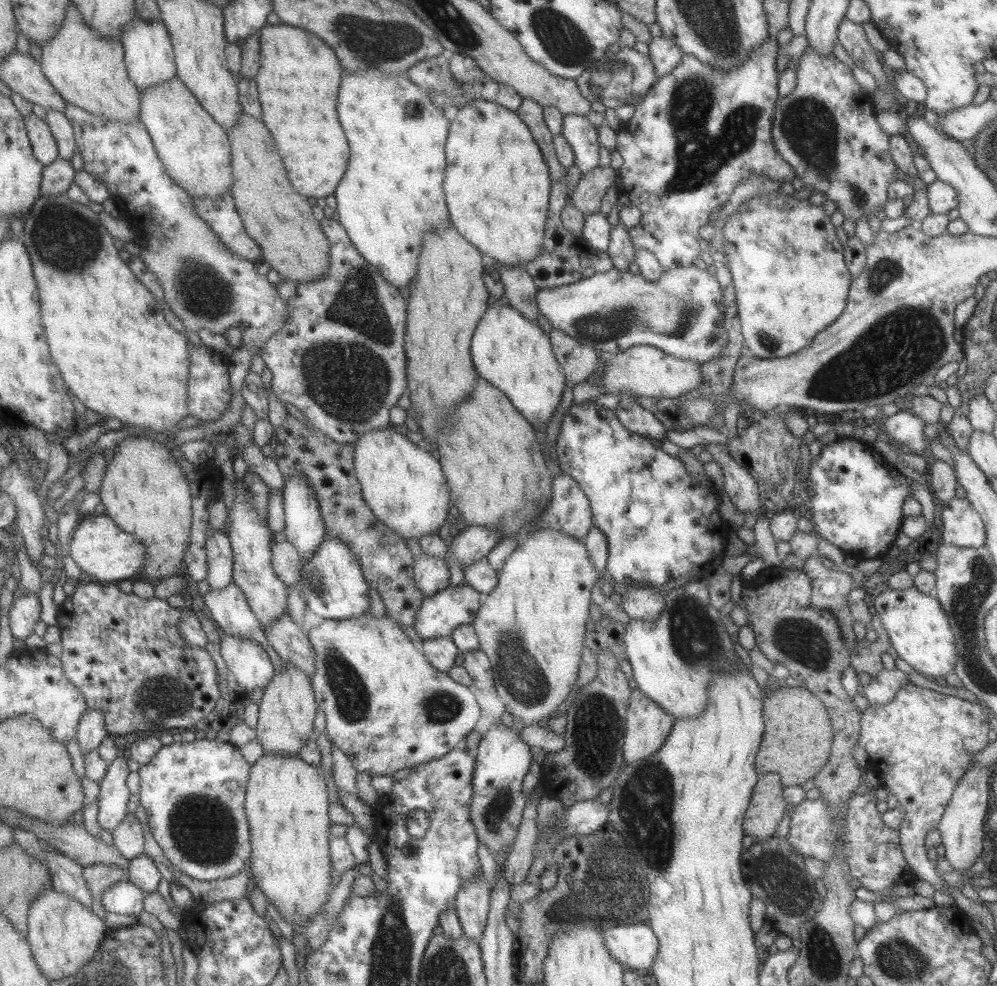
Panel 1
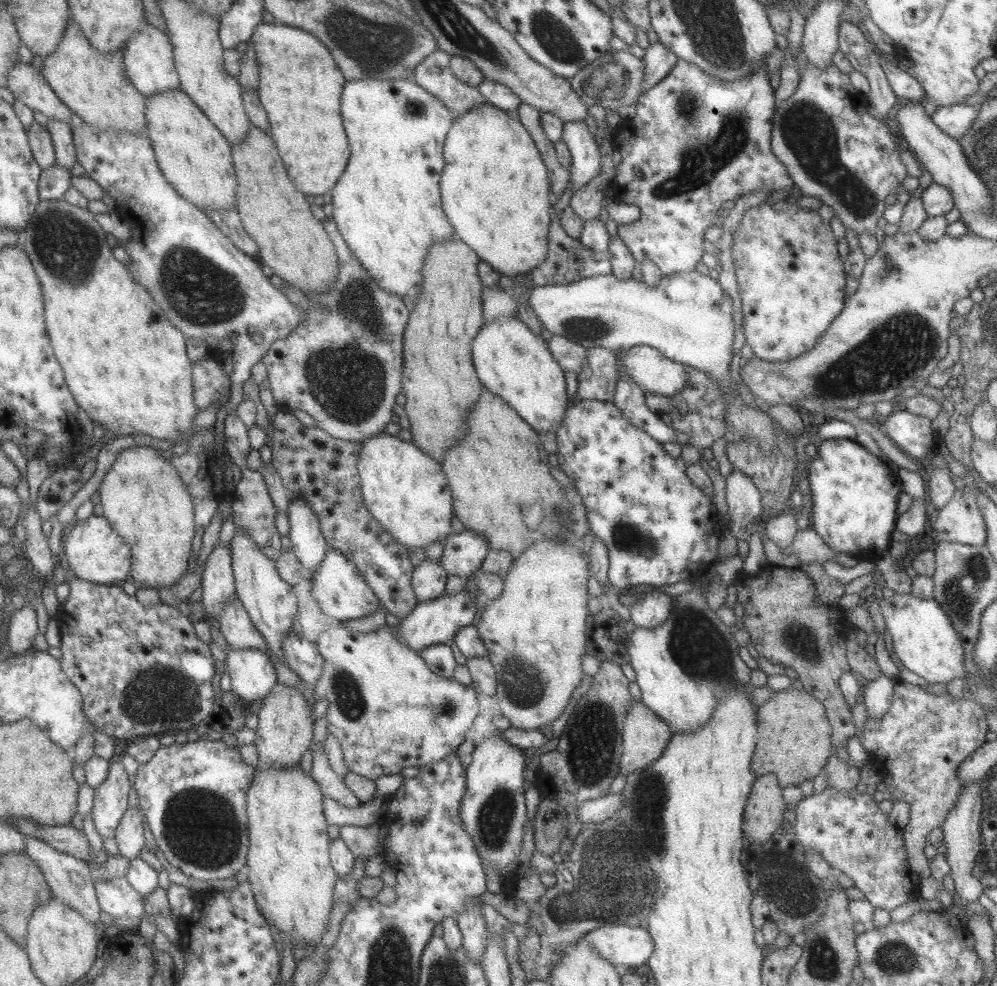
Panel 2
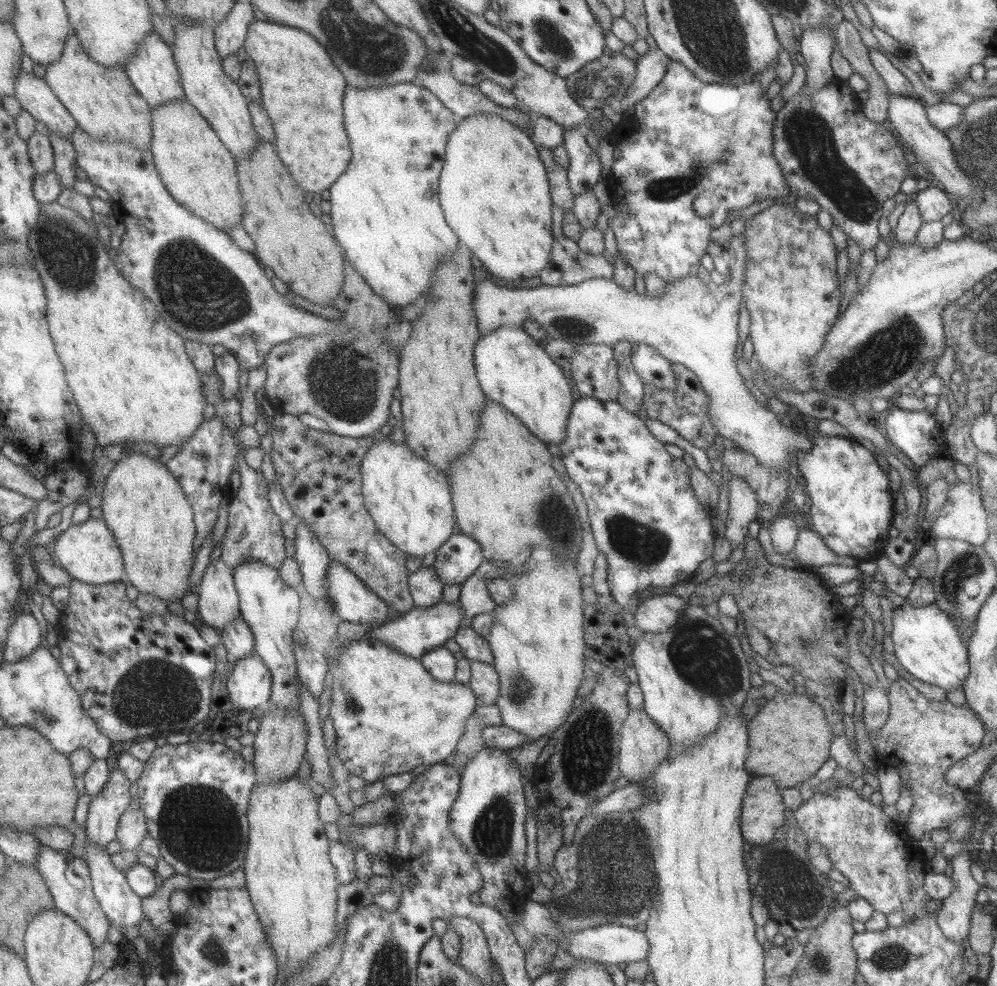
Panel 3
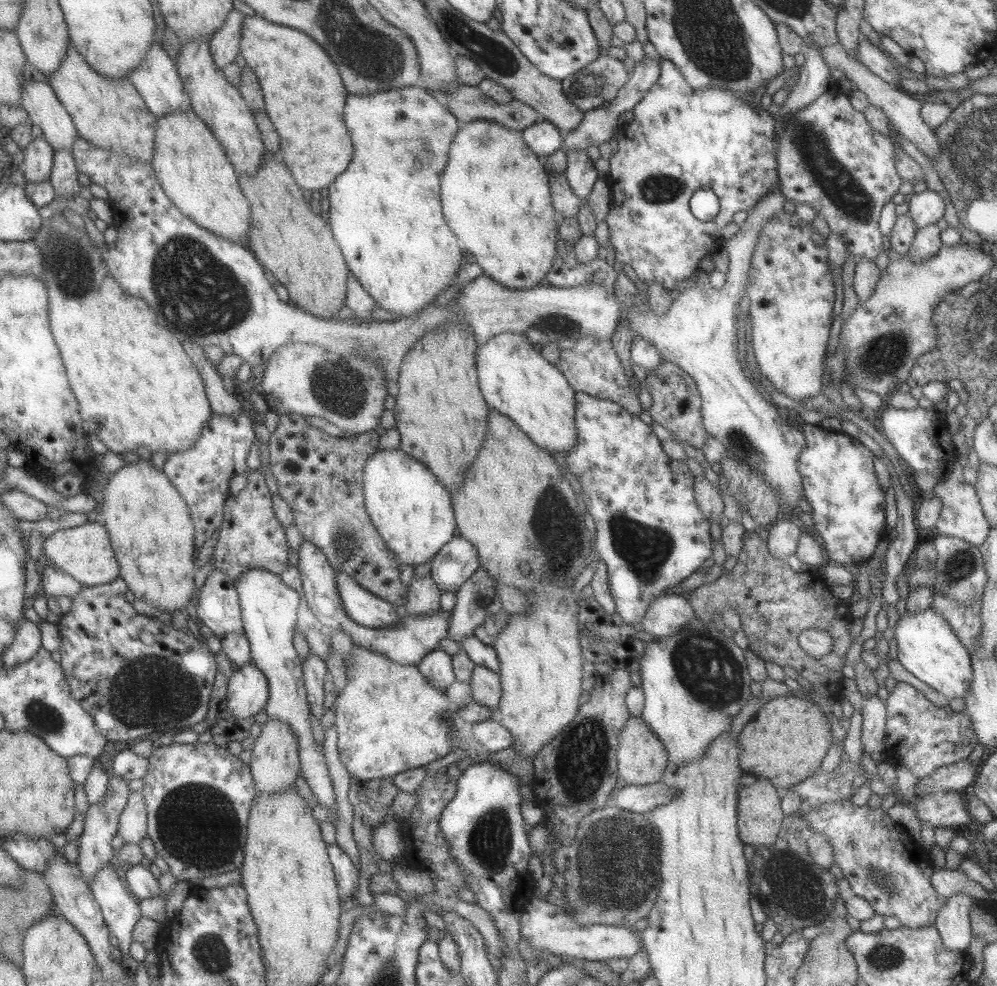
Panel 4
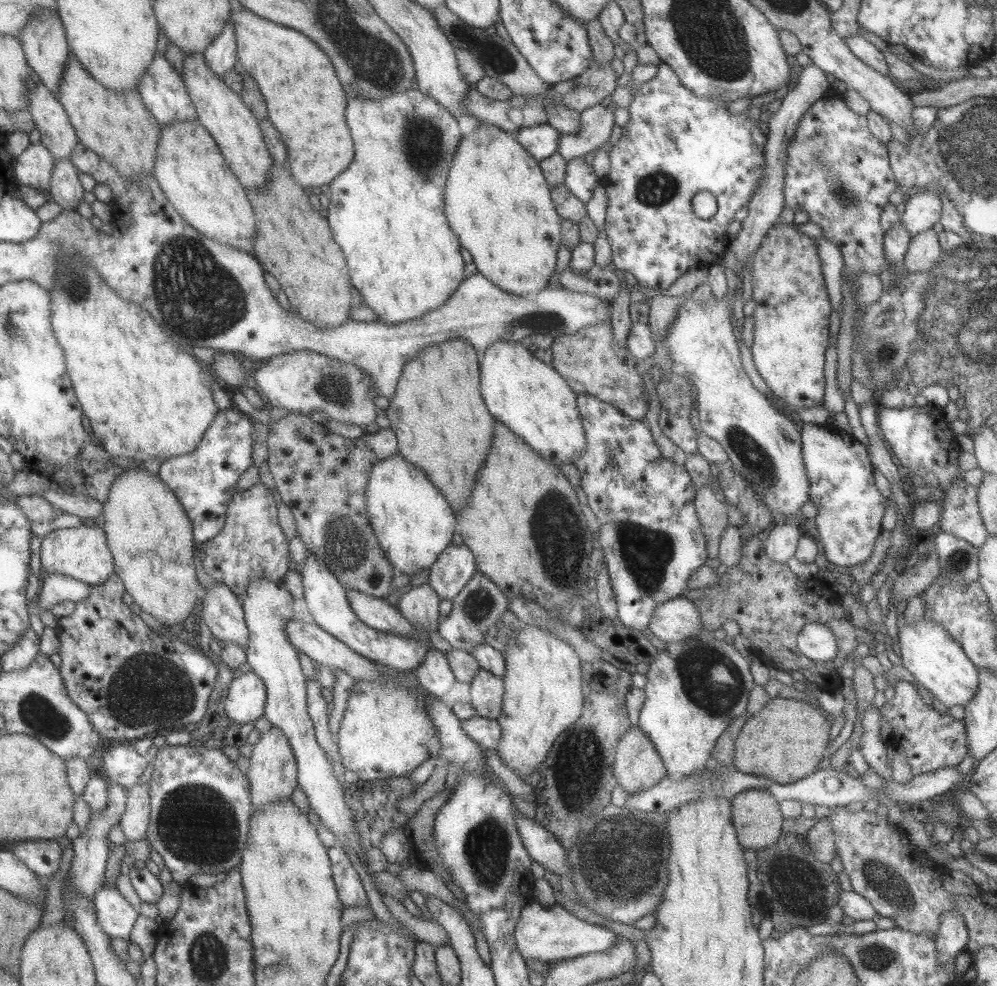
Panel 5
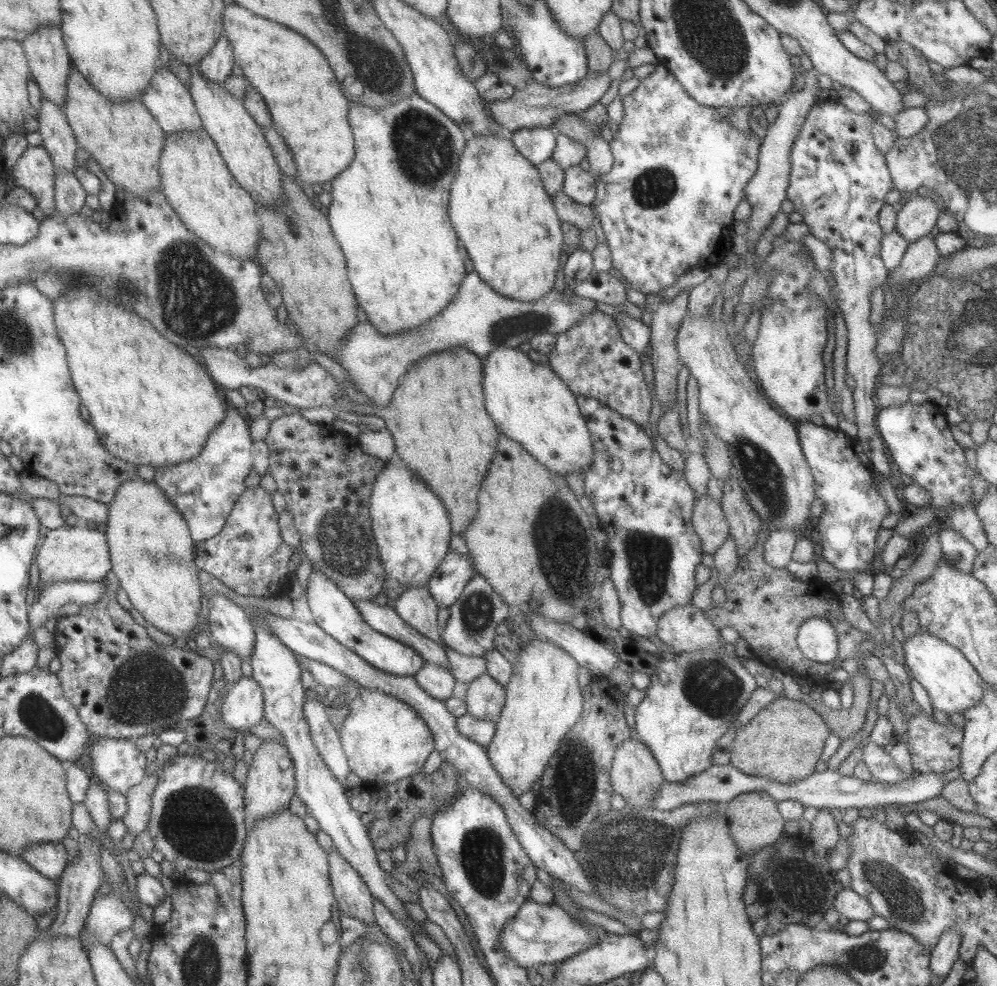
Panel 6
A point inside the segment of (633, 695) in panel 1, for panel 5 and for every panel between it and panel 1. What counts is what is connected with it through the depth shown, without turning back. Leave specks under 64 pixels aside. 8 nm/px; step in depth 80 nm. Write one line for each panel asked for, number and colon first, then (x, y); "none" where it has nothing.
2: (644, 736)
3: (643, 745)
4: (640, 757)
5: (637, 766)

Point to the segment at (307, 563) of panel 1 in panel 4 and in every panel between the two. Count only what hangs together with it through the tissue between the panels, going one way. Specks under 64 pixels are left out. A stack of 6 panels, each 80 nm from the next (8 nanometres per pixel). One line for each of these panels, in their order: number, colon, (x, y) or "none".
2: (340, 591)
3: (350, 600)
4: (364, 608)

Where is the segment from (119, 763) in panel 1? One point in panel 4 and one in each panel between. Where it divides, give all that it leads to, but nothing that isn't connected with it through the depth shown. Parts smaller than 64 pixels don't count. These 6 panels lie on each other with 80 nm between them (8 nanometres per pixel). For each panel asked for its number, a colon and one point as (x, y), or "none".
2: (109, 802)
3: (103, 811)
4: (94, 850)

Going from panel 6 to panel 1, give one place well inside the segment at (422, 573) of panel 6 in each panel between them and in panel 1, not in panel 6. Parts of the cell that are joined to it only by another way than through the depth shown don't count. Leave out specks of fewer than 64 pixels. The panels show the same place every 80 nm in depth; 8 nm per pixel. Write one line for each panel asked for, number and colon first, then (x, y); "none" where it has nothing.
1: (404, 487)
2: (407, 493)
3: (409, 500)
4: (411, 511)
5: (412, 521)

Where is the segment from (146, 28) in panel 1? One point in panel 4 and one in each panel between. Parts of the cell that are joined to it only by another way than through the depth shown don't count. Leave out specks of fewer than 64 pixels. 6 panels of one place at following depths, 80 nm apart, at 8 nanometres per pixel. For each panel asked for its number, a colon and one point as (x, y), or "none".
2: (149, 64)
3: (152, 71)
4: (156, 79)

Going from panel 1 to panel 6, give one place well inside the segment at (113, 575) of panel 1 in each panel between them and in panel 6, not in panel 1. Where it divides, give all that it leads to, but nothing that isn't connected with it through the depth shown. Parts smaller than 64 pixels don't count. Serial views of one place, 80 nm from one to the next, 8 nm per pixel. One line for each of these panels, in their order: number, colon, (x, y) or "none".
2: (90, 548)
3: (88, 552)
4: (84, 552)
5: (81, 553)
6: (75, 552)

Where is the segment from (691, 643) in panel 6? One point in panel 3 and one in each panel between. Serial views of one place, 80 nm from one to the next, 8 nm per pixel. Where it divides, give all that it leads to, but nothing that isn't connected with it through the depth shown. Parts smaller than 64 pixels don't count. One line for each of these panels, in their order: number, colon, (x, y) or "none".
3: (658, 613)
4: (668, 614)
5: (676, 620)

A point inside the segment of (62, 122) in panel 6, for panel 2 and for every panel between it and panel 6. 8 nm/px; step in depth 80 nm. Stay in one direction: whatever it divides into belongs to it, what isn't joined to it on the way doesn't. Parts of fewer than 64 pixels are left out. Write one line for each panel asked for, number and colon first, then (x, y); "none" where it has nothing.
2: (27, 85)
3: (33, 94)
4: (38, 100)
5: (56, 135)

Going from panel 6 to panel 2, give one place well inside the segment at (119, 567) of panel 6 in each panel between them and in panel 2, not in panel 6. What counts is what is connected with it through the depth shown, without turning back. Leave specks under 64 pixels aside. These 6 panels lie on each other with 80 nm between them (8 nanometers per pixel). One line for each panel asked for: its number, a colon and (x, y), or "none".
2: (145, 502)
3: (143, 506)
4: (151, 533)
5: (147, 532)

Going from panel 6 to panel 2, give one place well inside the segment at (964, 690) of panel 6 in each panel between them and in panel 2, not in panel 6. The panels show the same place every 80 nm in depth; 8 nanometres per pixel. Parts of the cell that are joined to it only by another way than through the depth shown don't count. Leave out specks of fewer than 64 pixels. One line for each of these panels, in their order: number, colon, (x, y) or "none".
2: (923, 639)
3: (926, 643)
4: (924, 644)
5: (937, 663)

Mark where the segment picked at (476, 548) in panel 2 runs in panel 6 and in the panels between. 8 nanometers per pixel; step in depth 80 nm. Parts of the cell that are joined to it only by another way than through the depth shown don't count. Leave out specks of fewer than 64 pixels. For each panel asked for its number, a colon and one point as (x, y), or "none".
3: (456, 559)
4: (457, 559)
5: (455, 565)
6: (446, 583)

